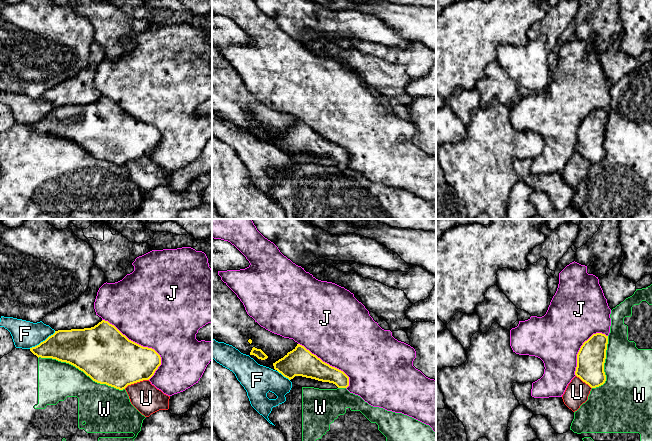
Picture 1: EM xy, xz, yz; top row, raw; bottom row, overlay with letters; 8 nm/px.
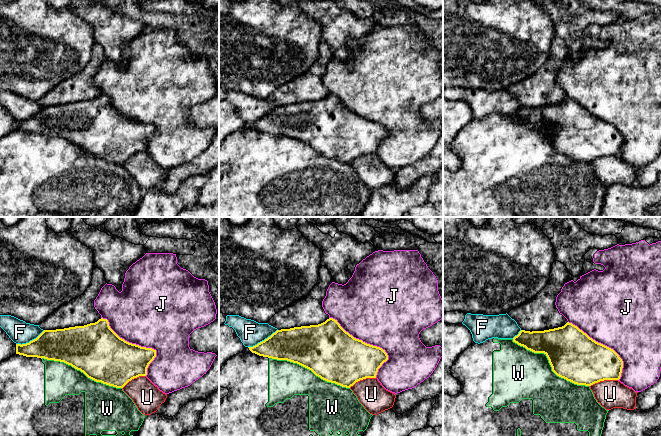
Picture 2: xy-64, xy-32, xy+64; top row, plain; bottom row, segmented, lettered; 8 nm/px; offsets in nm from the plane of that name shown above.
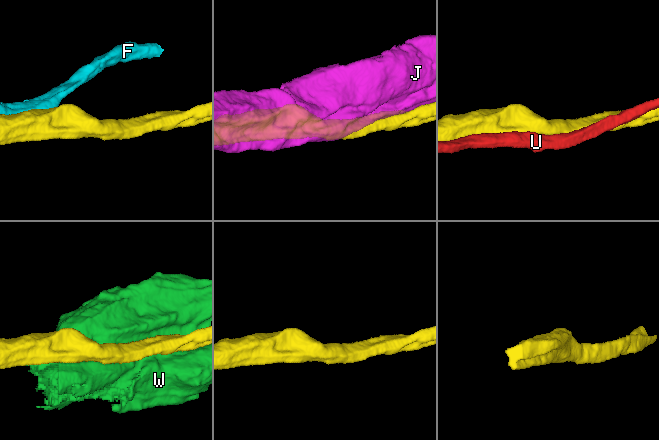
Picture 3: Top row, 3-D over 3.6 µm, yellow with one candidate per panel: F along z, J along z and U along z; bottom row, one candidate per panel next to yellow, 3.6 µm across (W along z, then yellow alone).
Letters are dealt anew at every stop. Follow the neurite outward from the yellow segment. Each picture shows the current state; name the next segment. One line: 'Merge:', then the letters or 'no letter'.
Merge: no letter

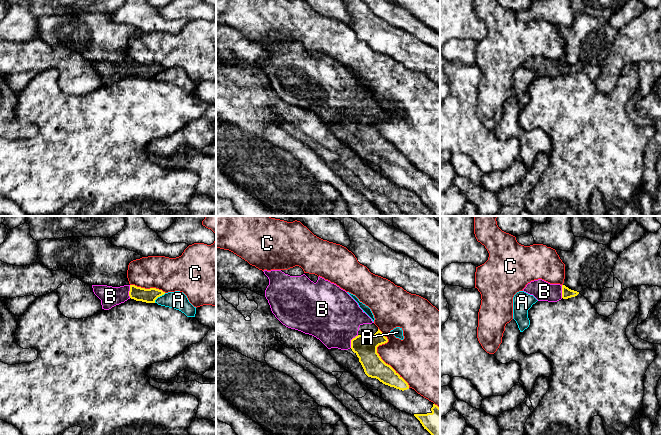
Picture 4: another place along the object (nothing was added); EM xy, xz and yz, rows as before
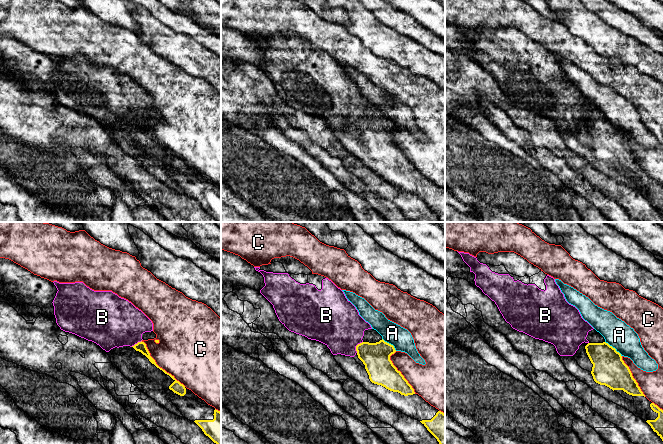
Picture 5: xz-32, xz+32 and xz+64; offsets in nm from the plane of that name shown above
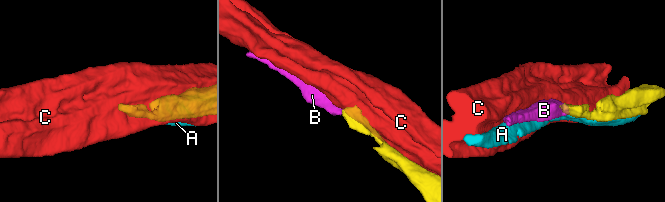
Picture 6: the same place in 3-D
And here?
Merge: B

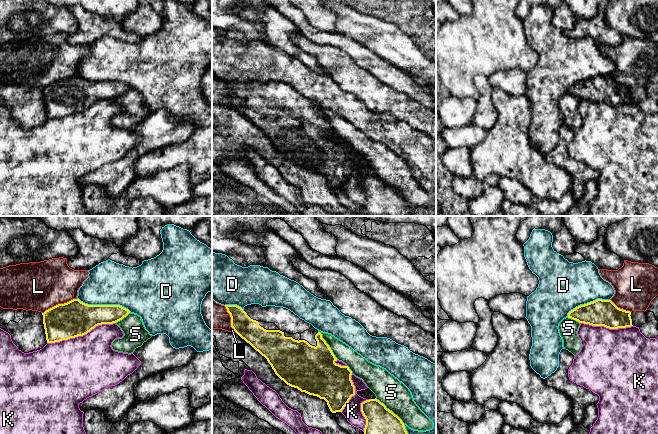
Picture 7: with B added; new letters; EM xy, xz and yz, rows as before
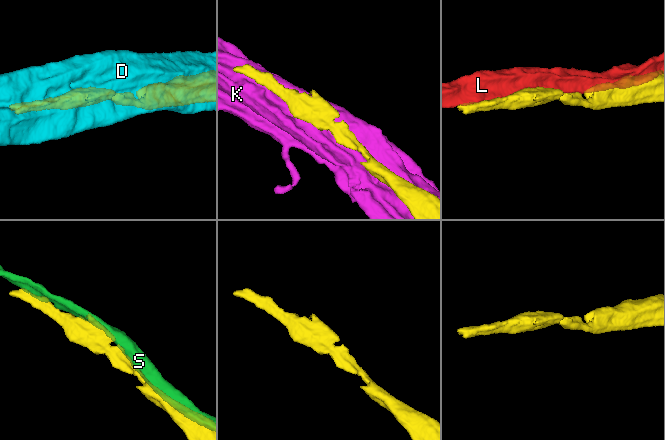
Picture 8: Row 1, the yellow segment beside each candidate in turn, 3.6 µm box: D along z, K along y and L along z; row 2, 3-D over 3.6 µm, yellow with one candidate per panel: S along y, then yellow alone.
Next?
Merge: no letter

